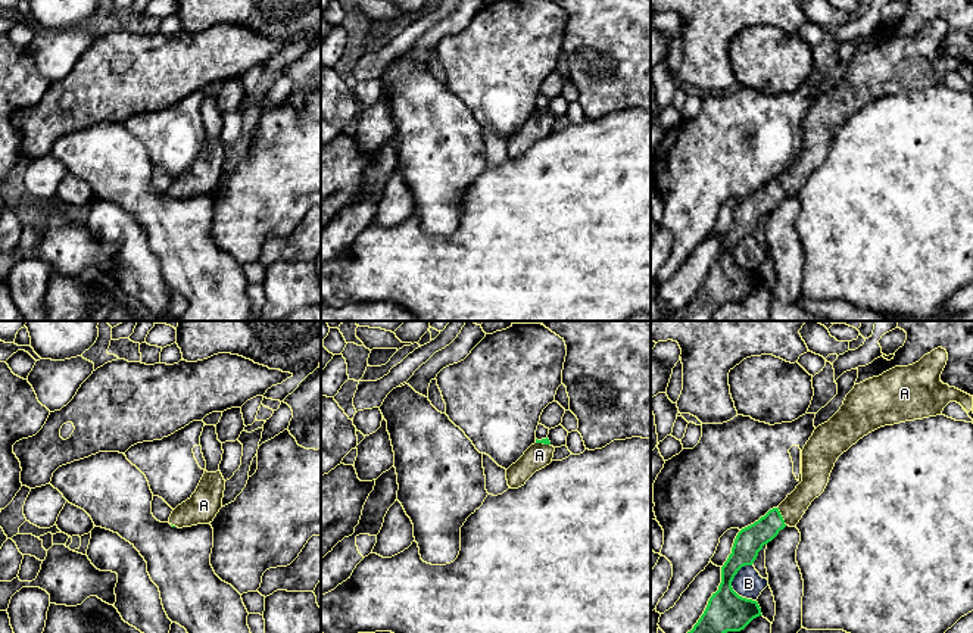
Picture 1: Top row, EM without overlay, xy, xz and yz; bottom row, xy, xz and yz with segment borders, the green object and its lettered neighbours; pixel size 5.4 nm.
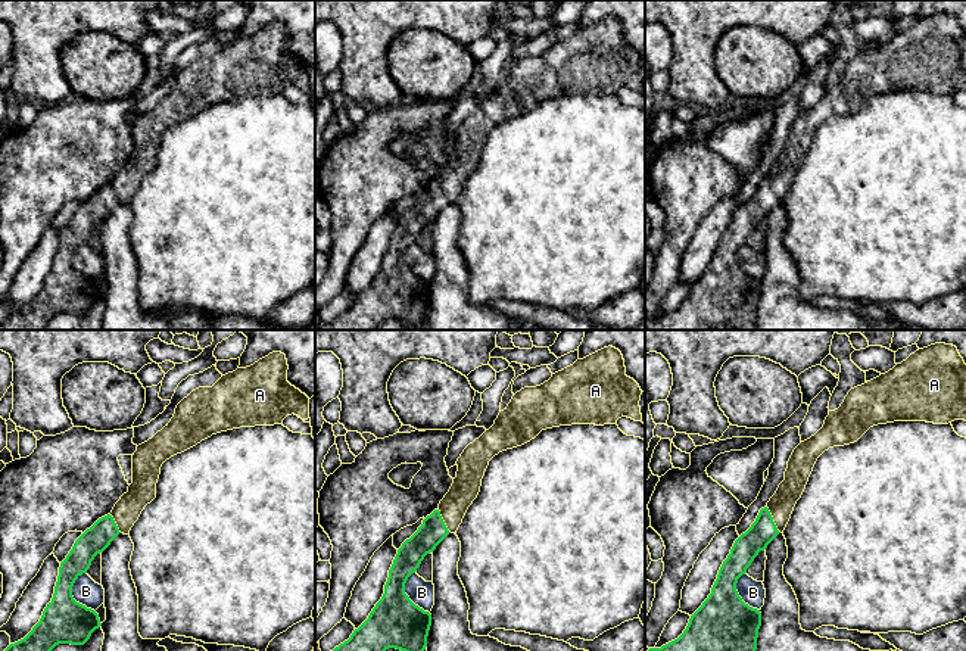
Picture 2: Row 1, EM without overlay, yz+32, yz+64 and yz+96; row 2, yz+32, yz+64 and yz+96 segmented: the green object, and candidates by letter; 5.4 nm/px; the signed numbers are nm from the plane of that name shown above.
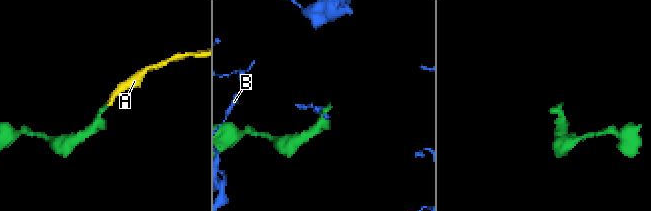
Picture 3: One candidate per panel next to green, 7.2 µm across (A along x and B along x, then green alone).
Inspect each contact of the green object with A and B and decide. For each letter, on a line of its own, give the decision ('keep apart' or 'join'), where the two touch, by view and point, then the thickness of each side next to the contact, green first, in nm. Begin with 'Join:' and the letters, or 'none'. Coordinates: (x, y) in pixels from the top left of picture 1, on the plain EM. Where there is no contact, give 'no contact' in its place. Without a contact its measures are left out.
Join: A
A: join; meets green in yz at (782, 187); 160 nm thick on the green side, 140 nm on the other
B: keep apart; meets green in yz at (732, 258); 220 nm thick on the green side, 160 nm on the other

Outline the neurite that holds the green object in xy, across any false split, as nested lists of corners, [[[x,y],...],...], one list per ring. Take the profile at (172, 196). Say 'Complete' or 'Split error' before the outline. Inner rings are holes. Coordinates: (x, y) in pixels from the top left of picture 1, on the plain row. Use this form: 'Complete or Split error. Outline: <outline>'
Split error. Outline: [[[205,140],[196,162],[172,181],[168,193],[178,199],[212,193],[222,178],[224,160],[225,150],[221,141]]]

